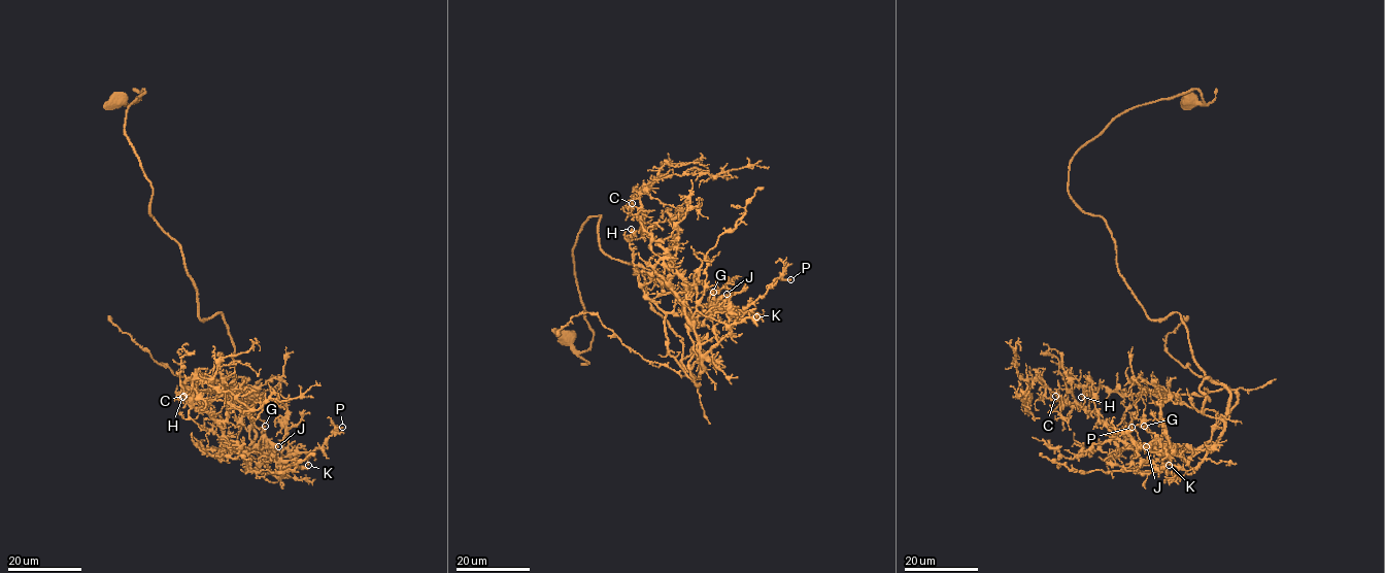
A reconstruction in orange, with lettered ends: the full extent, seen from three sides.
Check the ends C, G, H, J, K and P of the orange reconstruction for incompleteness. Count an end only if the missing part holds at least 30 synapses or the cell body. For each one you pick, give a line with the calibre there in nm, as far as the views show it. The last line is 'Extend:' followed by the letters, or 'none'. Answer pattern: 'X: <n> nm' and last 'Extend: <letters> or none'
P: 160 nm
Extend: P

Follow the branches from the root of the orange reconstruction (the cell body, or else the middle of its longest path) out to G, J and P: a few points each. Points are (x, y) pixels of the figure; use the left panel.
G: (117, 99), (144, 91), (125, 132), (197, 315), (229, 329), (250, 398), (245, 452), (265, 426)
J: (117, 99), (144, 91), (125, 132), (197, 315), (229, 329), (250, 398), (245, 452), (278, 446)
P: (117, 99), (144, 91), (125, 132), (197, 315), (220, 311), (229, 329), (251, 450), (279, 461), (342, 427)

